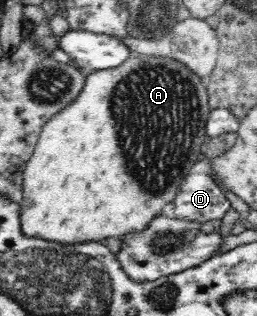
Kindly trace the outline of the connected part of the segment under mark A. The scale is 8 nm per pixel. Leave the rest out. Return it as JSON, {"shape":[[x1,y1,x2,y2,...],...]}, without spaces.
{"shape":[[155,53,152,55,135,54,129,59,125,59,120,67,91,73,86,77,81,94,73,103,65,107,65,110,53,115,47,121,48,123,45,123,44,129,39,135,37,146,33,150,33,155,26,163,22,173,22,196,19,199,21,203,21,231,29,237,57,241,64,245,77,245,77,243,87,243,87,241,101,243,103,239,108,237,118,237,121,240,127,233,142,231,145,227,149,227,149,221,153,221,153,217,162,214,163,207,174,201,181,182,189,175,190,168,202,158,202,151,206,149,206,144,209,141,206,136,206,121,211,111,207,84,199,76,193,74,182,60,163,57]]}

